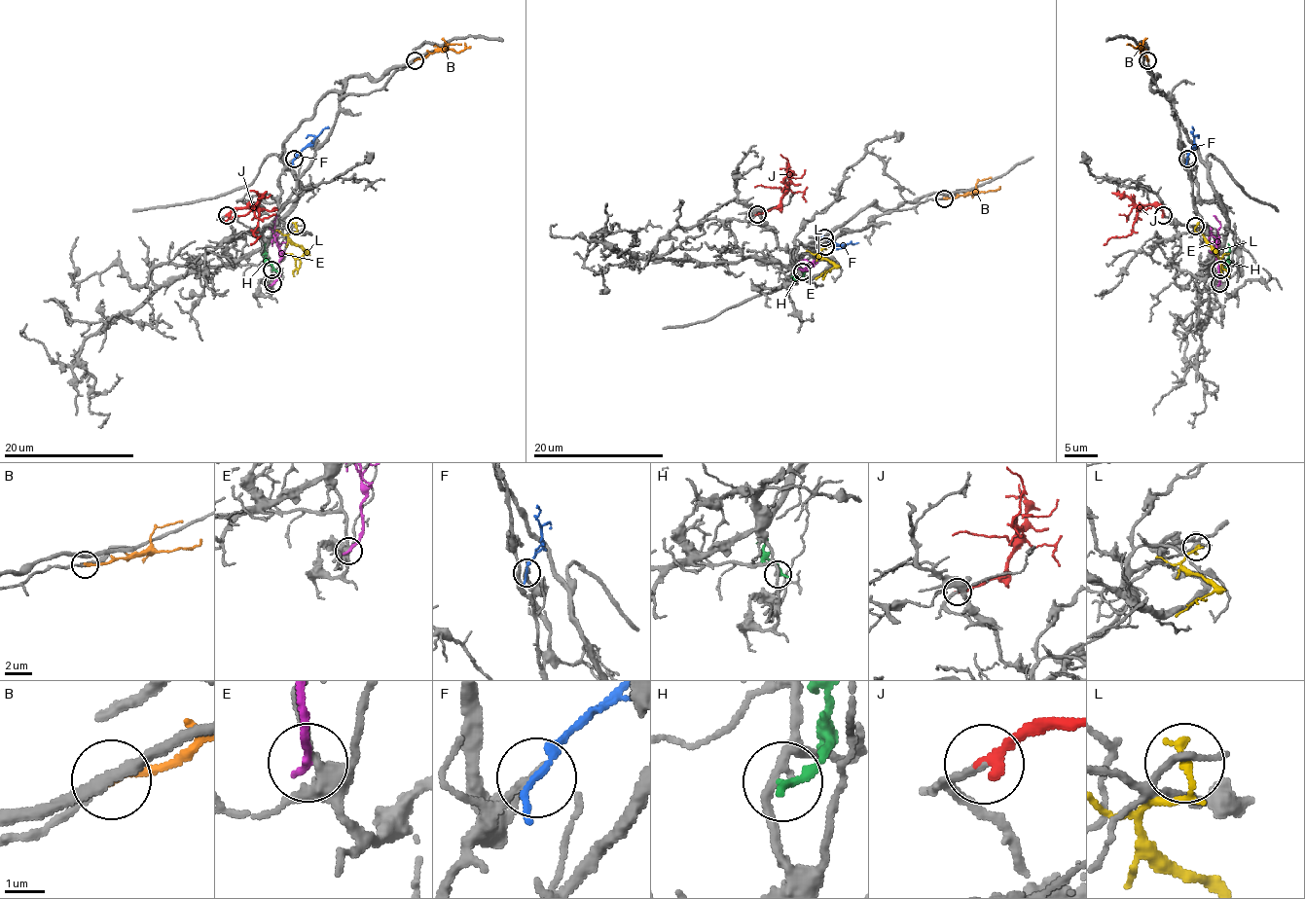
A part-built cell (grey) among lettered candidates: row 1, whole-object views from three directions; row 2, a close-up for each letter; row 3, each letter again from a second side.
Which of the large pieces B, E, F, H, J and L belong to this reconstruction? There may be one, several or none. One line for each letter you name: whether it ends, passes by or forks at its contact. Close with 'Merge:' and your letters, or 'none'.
B: it ends there
J: it ends there
Merge: B, J

